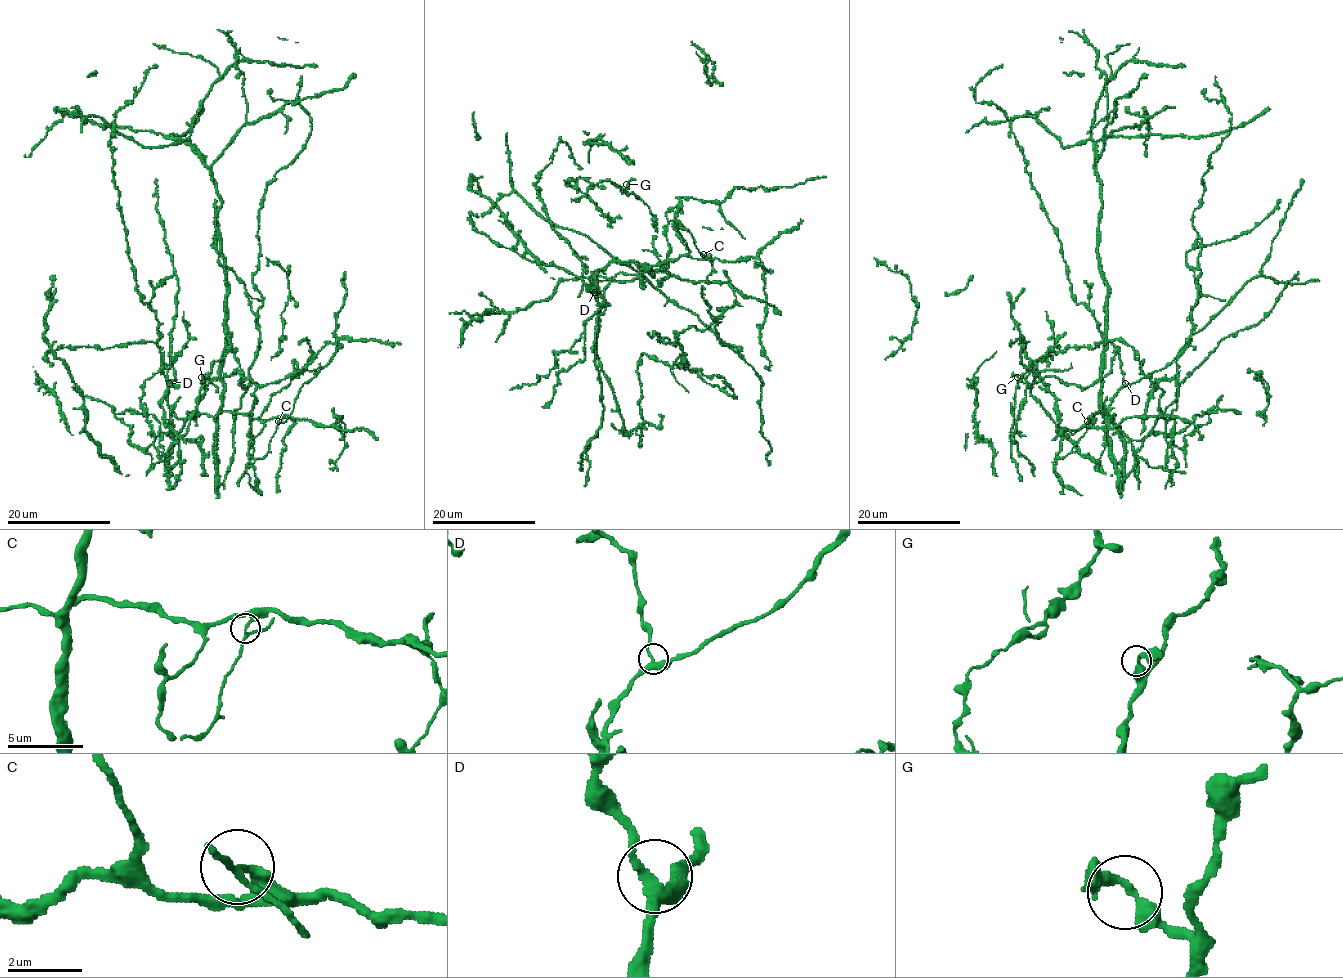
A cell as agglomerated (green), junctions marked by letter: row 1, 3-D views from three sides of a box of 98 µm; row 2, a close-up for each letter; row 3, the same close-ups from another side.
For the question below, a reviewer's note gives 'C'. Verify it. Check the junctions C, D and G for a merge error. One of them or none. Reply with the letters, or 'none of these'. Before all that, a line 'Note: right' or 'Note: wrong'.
Note: right
C

